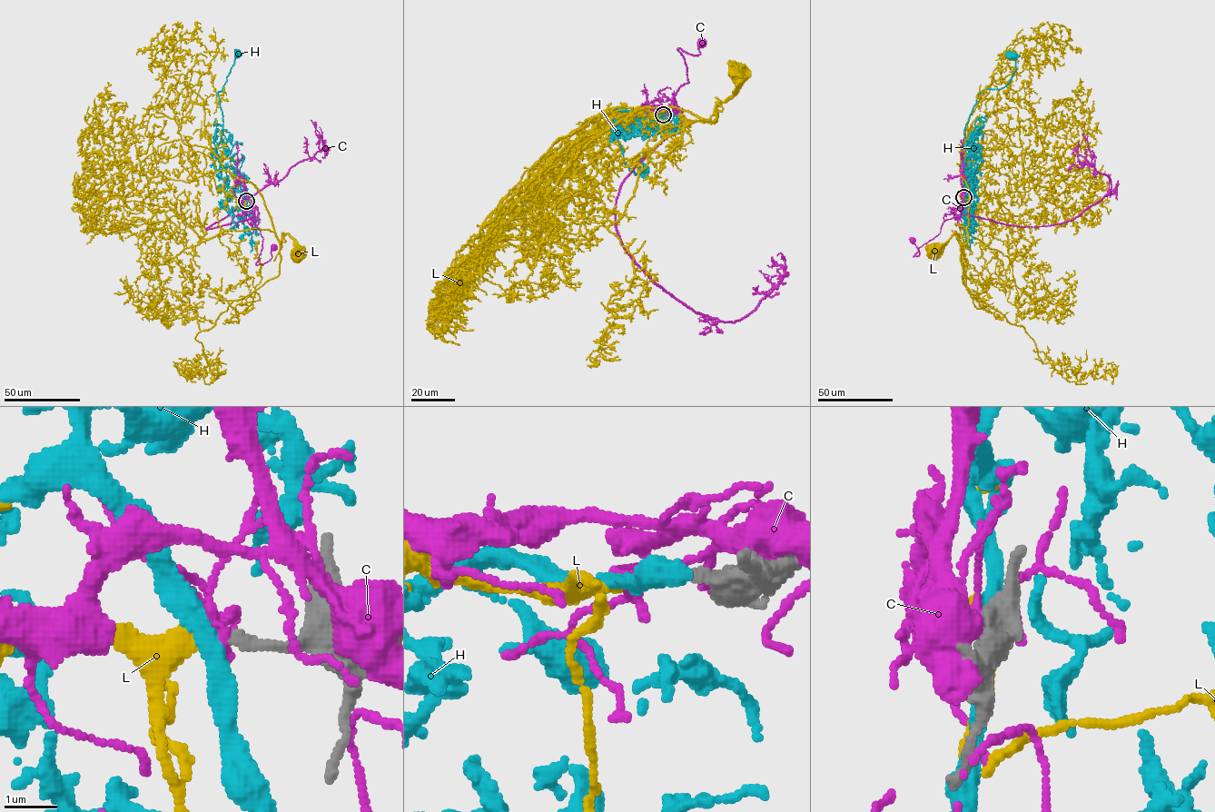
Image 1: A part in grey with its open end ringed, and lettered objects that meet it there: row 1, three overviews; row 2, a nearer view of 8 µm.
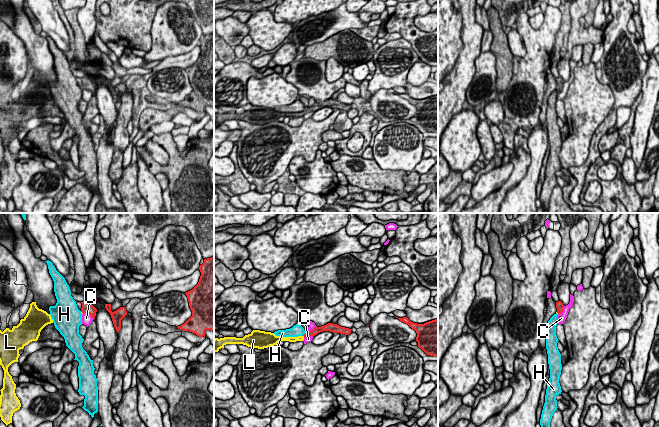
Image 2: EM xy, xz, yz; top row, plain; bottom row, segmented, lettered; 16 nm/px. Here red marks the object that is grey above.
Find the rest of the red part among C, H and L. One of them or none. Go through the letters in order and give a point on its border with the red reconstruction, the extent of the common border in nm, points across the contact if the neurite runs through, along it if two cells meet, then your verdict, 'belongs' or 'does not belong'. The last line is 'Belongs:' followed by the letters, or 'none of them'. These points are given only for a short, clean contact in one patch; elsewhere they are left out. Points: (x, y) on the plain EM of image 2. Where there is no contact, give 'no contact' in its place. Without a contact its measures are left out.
C: contact xy (89, 89); length 200 nm; border xy (83, 89), (88, 89), (93, 95); does not belong
H: contact xz (304, 110); length 70 nm; border xz (305, 109), (302, 111); does not belong
L: contact xz (303, 111); length 50 nm; way xz (316, 106), (303, 111), (300, 114); belongs
Belongs: L

